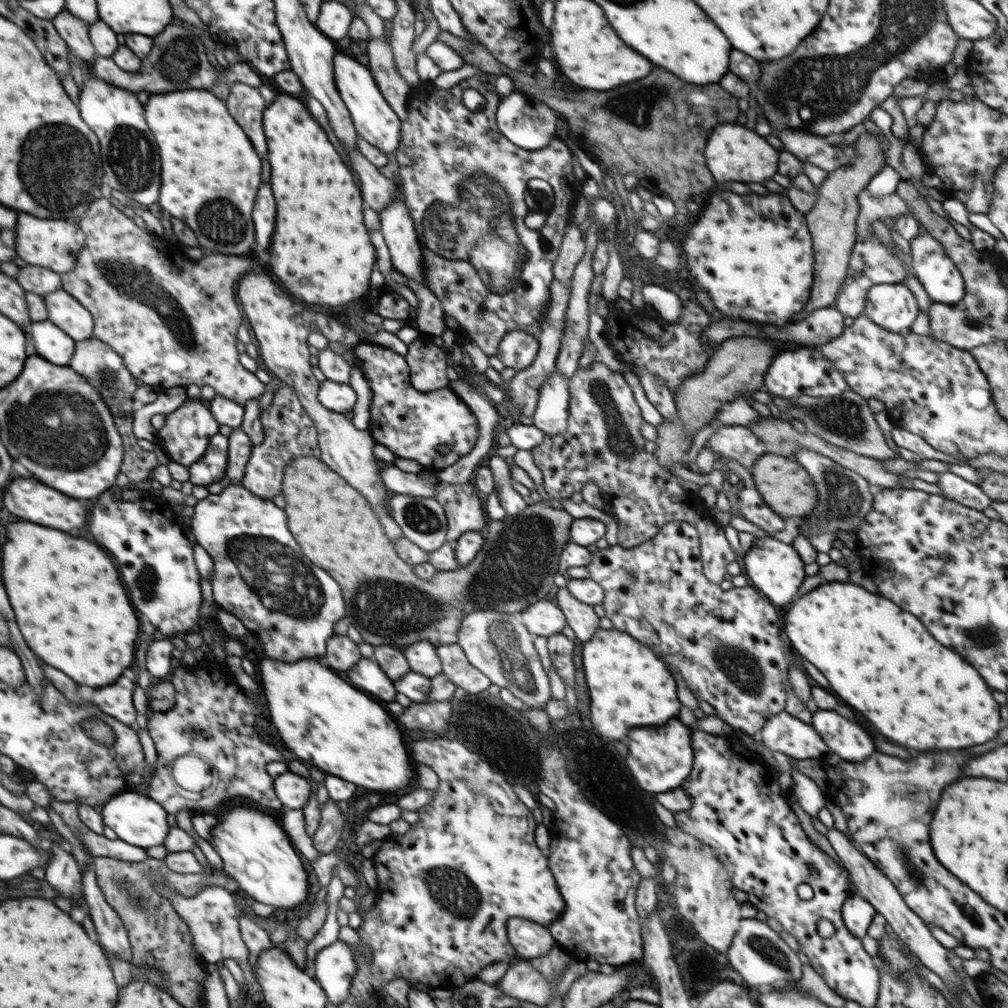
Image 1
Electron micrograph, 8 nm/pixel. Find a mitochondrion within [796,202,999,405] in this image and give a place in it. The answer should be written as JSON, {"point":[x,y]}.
{"point":[972,323]}

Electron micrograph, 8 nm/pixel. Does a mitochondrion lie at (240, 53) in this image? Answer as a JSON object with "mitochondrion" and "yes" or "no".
{"mitochondrion":"no"}

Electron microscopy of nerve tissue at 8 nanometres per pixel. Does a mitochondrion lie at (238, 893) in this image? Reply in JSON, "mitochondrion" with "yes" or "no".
{"mitochondrion":"no"}

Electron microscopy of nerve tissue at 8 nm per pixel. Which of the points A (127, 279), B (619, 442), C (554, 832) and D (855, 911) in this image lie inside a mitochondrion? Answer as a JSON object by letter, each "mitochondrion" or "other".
{"A":"mitochondrion","B":"mitochondrion","C":"other","D":"other"}

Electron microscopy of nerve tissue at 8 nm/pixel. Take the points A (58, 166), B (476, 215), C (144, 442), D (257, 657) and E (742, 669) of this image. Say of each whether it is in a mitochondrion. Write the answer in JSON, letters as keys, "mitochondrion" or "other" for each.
{"A":"mitochondrion","B":"mitochondrion","C":"other","D":"other","E":"mitochondrion"}

